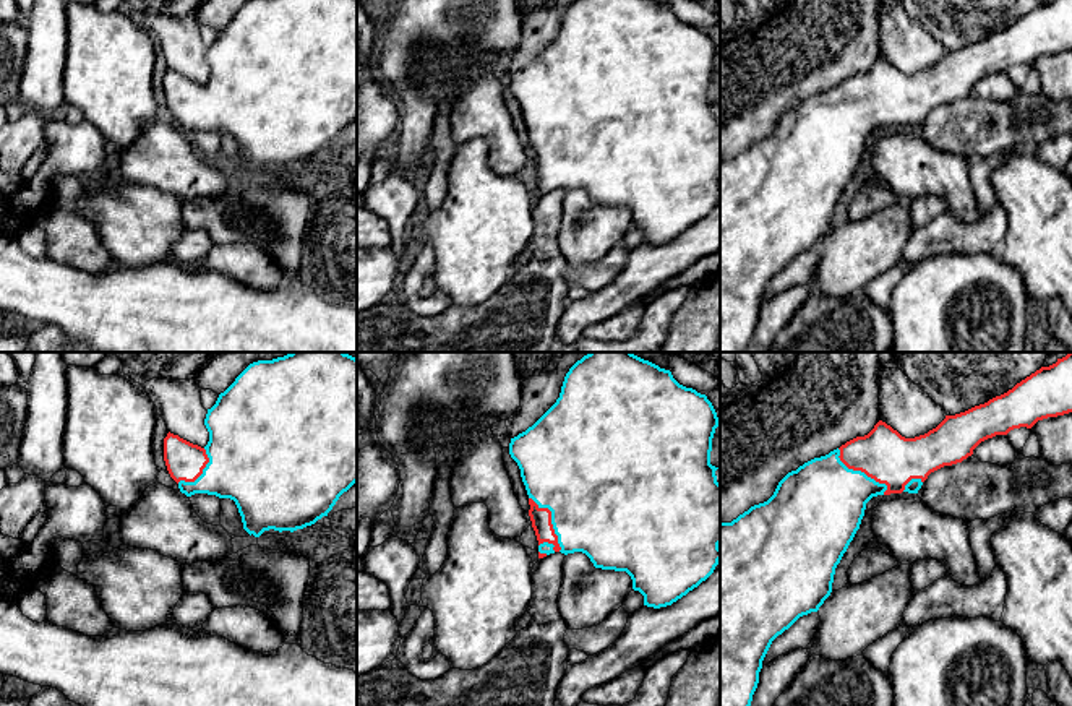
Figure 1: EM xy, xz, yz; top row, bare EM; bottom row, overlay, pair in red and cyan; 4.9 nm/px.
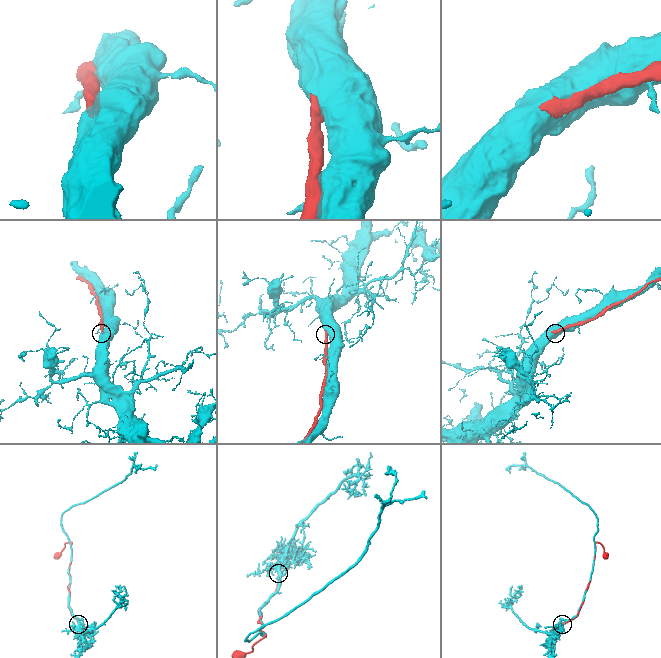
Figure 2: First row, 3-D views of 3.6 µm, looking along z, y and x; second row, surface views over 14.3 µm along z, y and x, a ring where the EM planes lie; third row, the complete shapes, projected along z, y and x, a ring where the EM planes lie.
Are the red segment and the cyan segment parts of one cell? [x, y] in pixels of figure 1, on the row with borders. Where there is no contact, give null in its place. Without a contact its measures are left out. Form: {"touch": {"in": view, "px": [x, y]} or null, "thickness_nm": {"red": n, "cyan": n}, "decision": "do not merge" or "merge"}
{"touch": {"in": "yz", "px": [861, 471]}, "thickness_nm": {"red": 260, "cyan": 420}, "decision": "merge"}

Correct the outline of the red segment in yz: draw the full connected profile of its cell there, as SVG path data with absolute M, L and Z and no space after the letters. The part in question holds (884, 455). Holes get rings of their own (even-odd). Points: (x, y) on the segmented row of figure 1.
M1072 352L1041 367L1007 393L946 419L933 430L905 438L885 422L825 456L814 458L788 472L774 495L751 506L731 523L720 523L720 706L751 706L762 661L772 641L800 617L817 612L832 592L835 568L860 529L866 503L877 495L918 493L928 476L944 466L962 463L984 440L1014 428L1031 428L1038 420L1072 412Z

